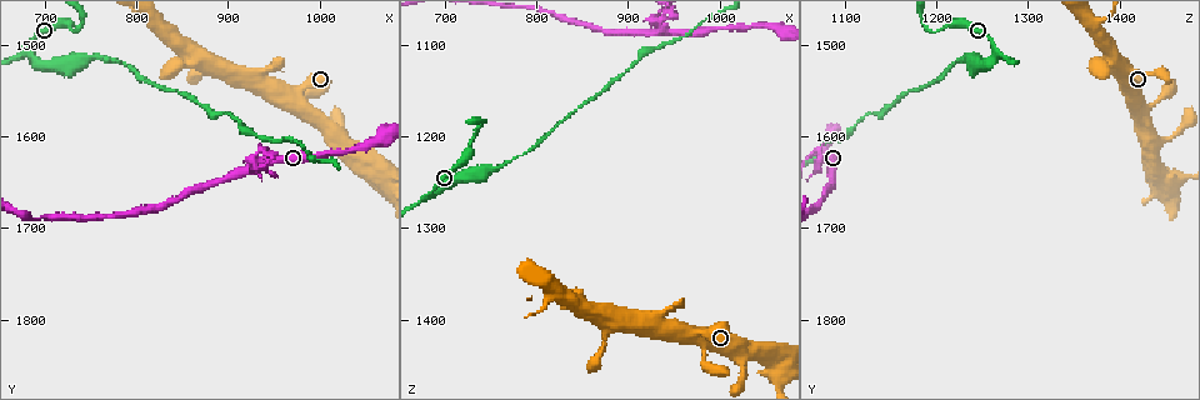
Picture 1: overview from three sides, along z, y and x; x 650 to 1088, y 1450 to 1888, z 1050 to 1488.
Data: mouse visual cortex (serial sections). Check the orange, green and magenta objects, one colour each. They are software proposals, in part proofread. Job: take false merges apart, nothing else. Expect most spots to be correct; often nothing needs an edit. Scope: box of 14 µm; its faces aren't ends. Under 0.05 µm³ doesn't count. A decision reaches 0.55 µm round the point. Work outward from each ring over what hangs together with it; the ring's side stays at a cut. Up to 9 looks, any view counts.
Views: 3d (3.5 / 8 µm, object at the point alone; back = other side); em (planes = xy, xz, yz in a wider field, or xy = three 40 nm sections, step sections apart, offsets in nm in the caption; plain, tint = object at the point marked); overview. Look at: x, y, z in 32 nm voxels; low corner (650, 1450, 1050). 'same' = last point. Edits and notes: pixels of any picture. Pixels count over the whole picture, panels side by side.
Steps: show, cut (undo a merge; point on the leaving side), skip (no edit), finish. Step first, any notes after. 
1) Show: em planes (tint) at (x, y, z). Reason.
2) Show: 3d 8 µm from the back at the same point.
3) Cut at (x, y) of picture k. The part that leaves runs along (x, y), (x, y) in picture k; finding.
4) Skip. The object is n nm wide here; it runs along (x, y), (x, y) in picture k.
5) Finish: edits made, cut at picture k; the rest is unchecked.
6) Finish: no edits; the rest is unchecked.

Show: 3d 3.5 µm at (680, 1505, 1265). Branch point.

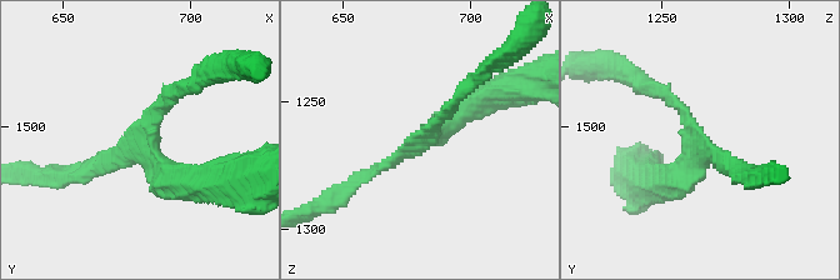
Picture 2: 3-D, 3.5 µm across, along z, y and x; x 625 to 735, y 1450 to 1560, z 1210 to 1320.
Show: em xy step 2 (plain) at (683, 1507, 1265). 3 arms meet here; the arms are 150, 150, 300 nm wide; need the tissue.

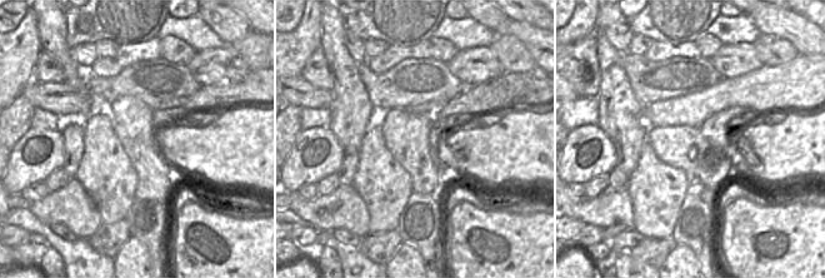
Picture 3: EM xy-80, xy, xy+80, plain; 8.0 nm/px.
Show: em xy step 2 (tint) at the same point.

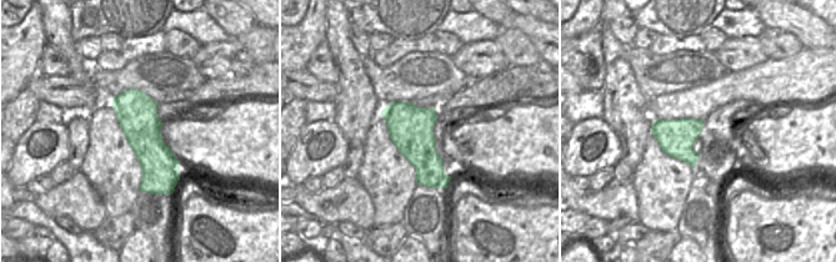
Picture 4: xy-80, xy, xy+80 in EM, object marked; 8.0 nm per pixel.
Skip. It runs along (129, 92), (166, 191) in picture 4; continuous, no second cell.

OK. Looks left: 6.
Show: 3d 8 µm from the back at (760, 1515, 1235). Thick turns thin.

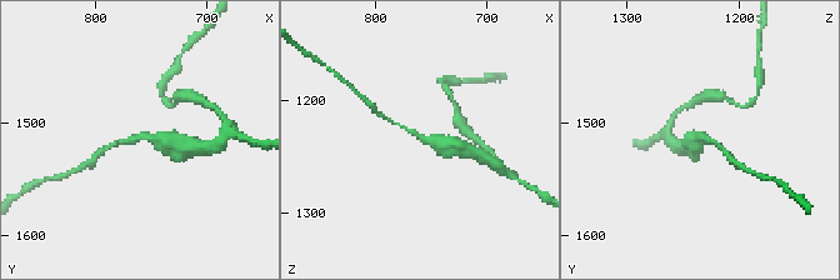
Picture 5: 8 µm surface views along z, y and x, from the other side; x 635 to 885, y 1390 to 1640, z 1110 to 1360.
Show: em planes (tint) at (760, 1514, 1232). The arms are 150, 500 nm wide.

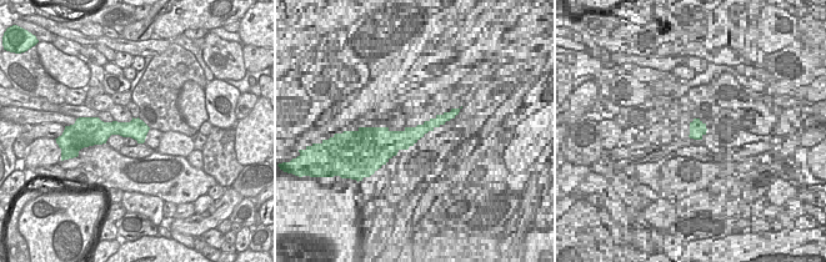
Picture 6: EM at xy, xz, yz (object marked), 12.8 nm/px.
Skip. Continuous, no second cell.

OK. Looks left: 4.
Show: 3d 3.5 µm at (940, 1630, 1080). Side arm on a straight run.

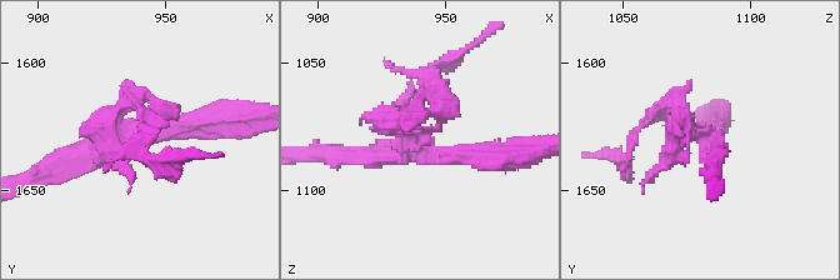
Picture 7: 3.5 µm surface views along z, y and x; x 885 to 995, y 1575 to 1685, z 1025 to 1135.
Show: em xy step 5 (tint) at (938, 1630, 1082). 3 arms meet here; the arms are 200, 250, 250 nm wide.

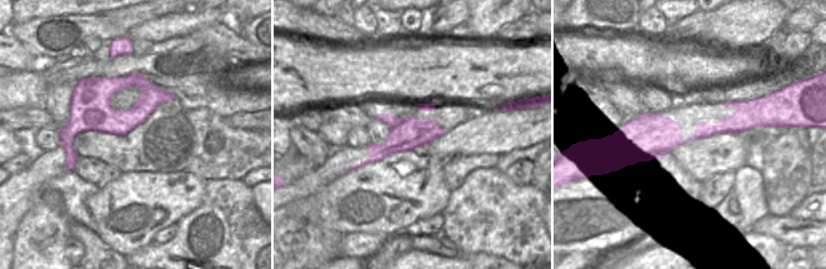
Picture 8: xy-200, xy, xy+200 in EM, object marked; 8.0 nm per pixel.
Show: em xy step 3 (tint) at the same point. Another direction.

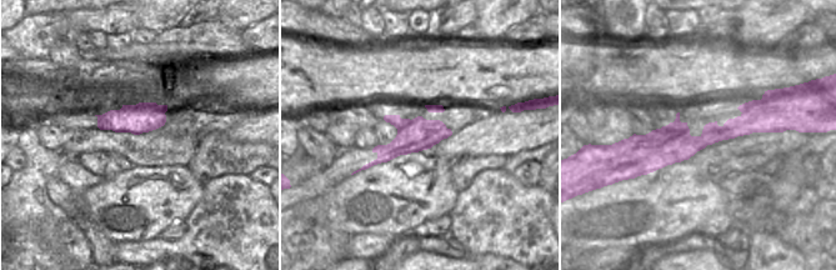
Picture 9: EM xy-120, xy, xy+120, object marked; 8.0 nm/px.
Skip. It runs along (764, 125), (700, 143), (636, 140) in picture 9; continuous, no second cell.

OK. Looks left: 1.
Finish: no edits; the rest is unchecked.

